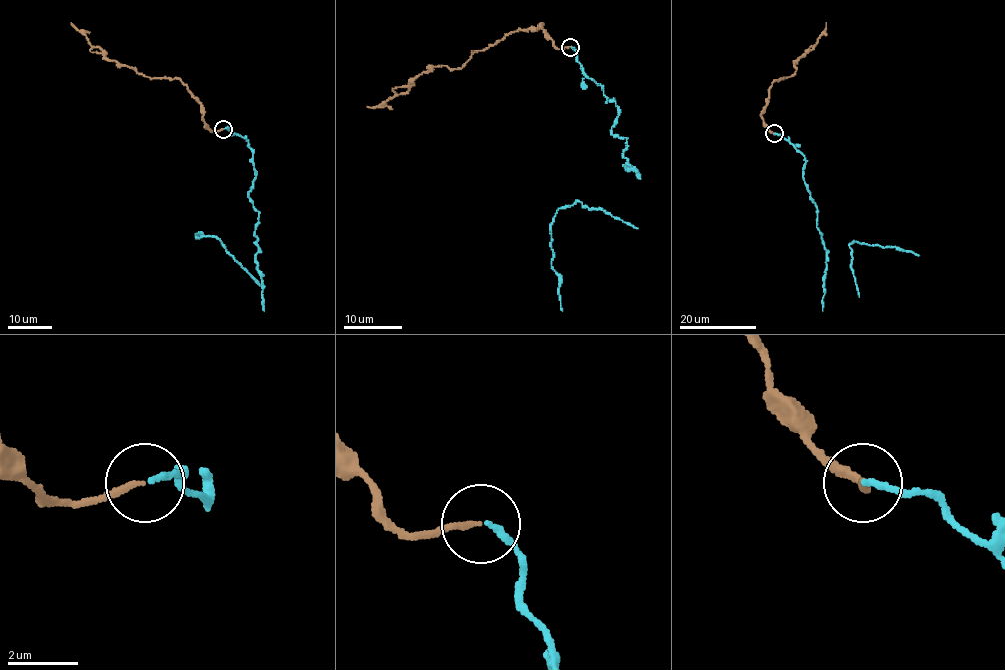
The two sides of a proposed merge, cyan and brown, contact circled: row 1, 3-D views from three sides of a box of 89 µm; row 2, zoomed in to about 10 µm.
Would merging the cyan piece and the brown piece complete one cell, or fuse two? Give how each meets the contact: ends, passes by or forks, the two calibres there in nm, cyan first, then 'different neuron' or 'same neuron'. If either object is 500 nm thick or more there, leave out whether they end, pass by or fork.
cyan ends there; brown ends there; 170 nm thick on the cyan side, 170 nm on the other; same neuron

